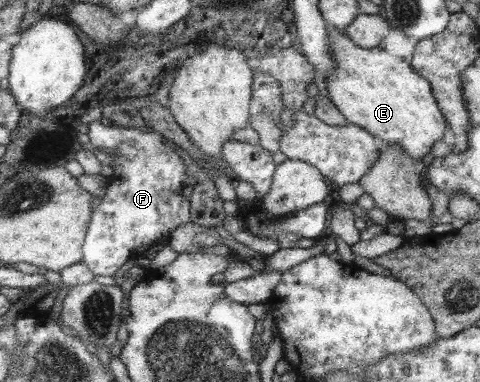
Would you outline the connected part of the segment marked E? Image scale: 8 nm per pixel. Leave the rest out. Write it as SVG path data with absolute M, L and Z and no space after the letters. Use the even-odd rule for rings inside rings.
M330 27L329 45L335 68L326 80L328 95L350 123L364 127L388 145L401 145L417 160L436 141L441 141L449 122L438 105L432 85L417 73L409 59L390 55L384 48L363 48L336 27Z

